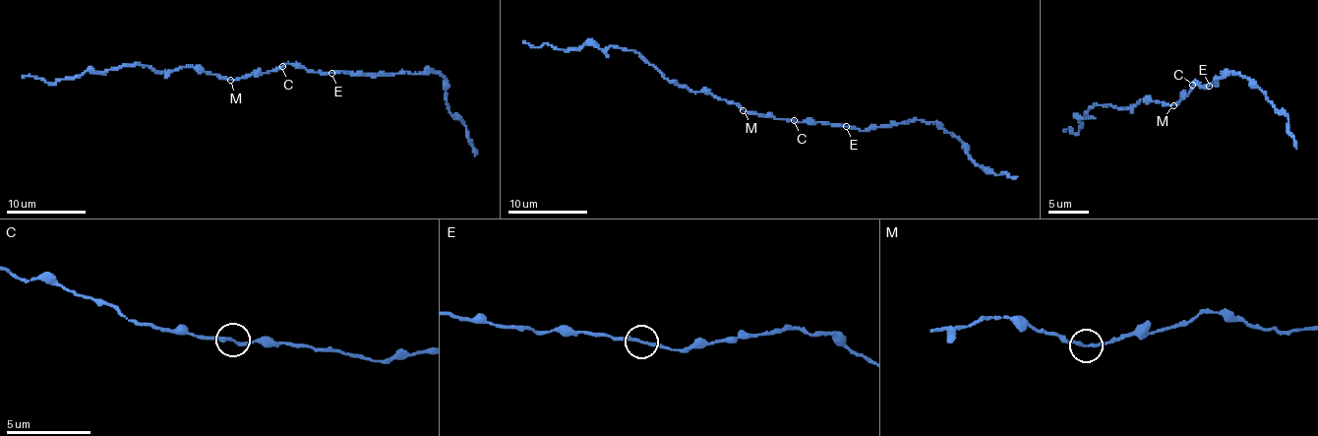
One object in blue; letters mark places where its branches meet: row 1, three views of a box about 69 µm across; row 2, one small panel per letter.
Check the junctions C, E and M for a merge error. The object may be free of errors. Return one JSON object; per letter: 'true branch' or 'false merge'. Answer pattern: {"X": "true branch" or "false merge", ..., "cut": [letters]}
{"C": "true branch", "E": "true branch", "M": "true branch", "cut": []}

